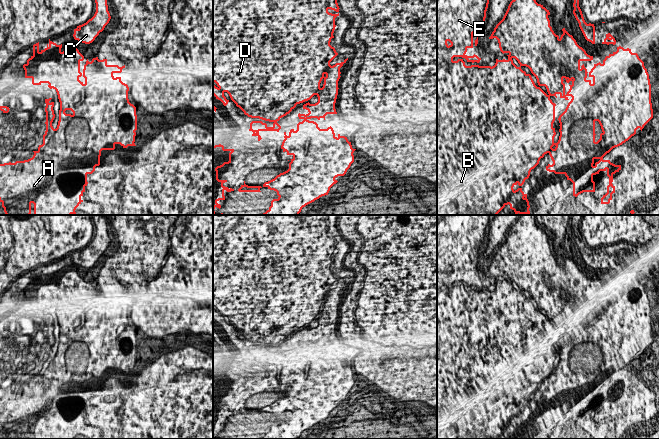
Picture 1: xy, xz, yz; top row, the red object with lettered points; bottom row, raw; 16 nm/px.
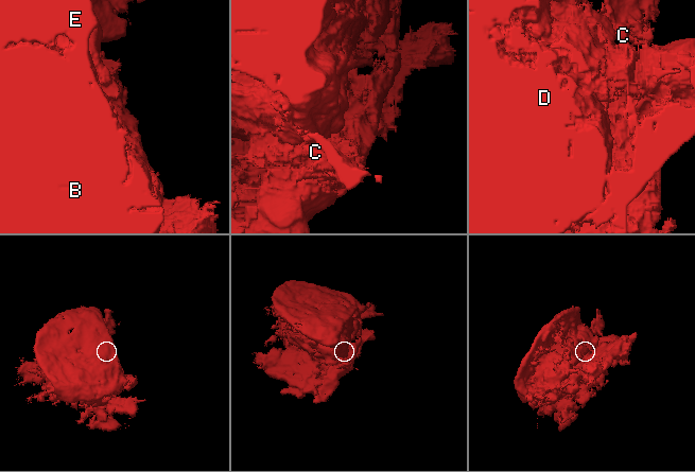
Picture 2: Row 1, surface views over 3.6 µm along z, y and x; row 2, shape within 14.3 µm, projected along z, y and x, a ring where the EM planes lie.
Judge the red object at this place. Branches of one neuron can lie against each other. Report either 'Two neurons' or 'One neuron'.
One neuron

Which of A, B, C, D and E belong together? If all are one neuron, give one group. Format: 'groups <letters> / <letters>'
groups A B C D E

